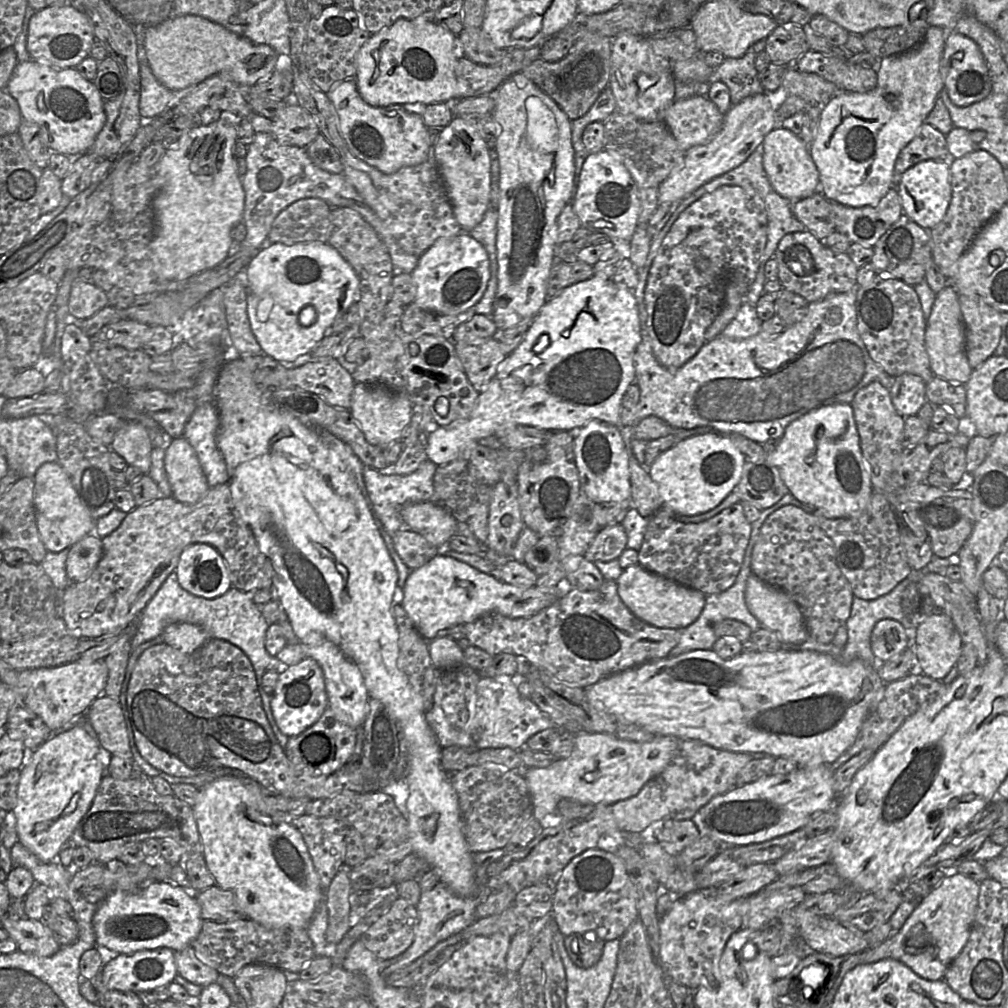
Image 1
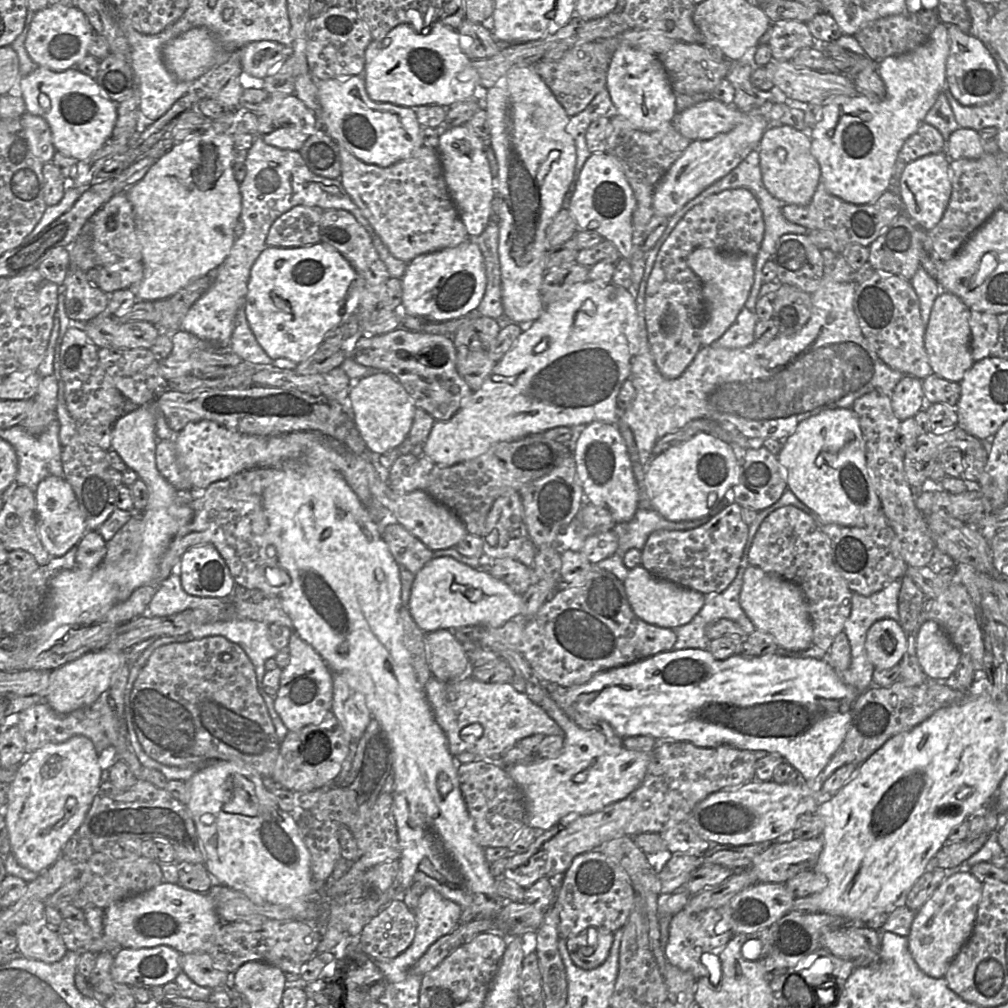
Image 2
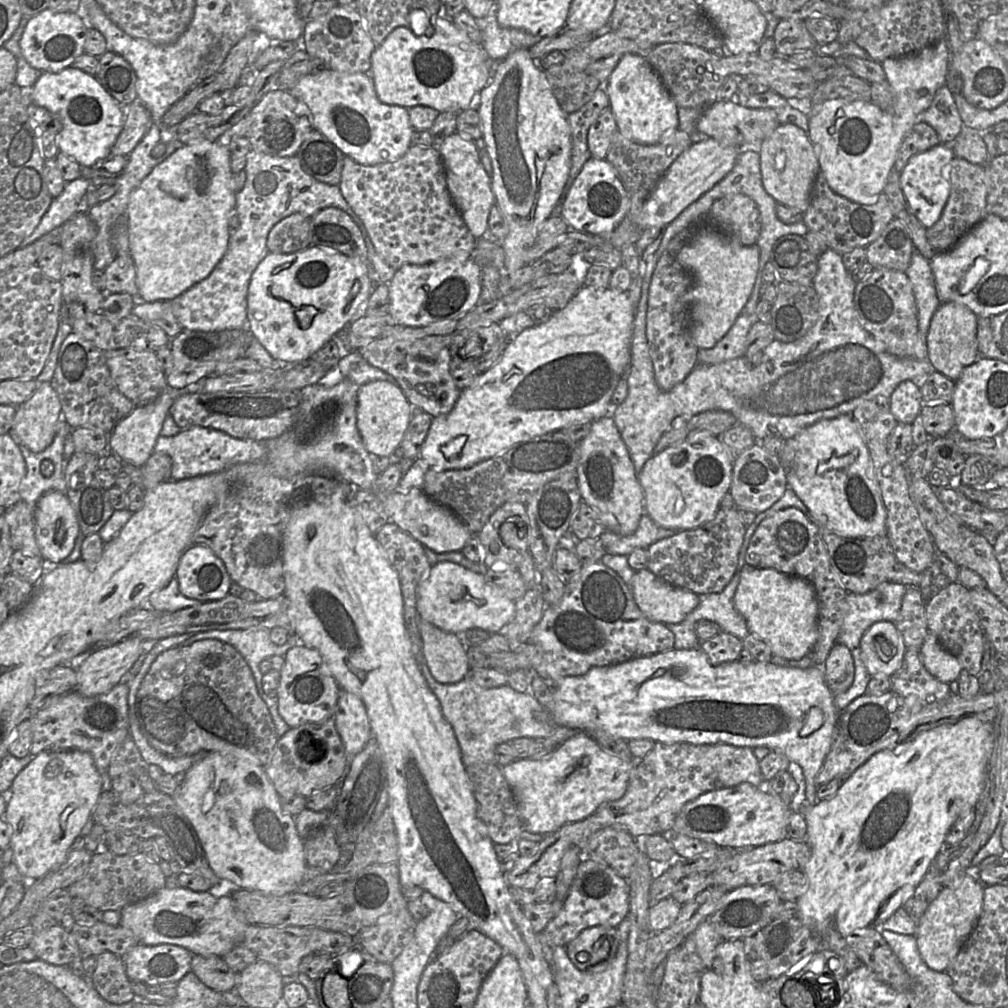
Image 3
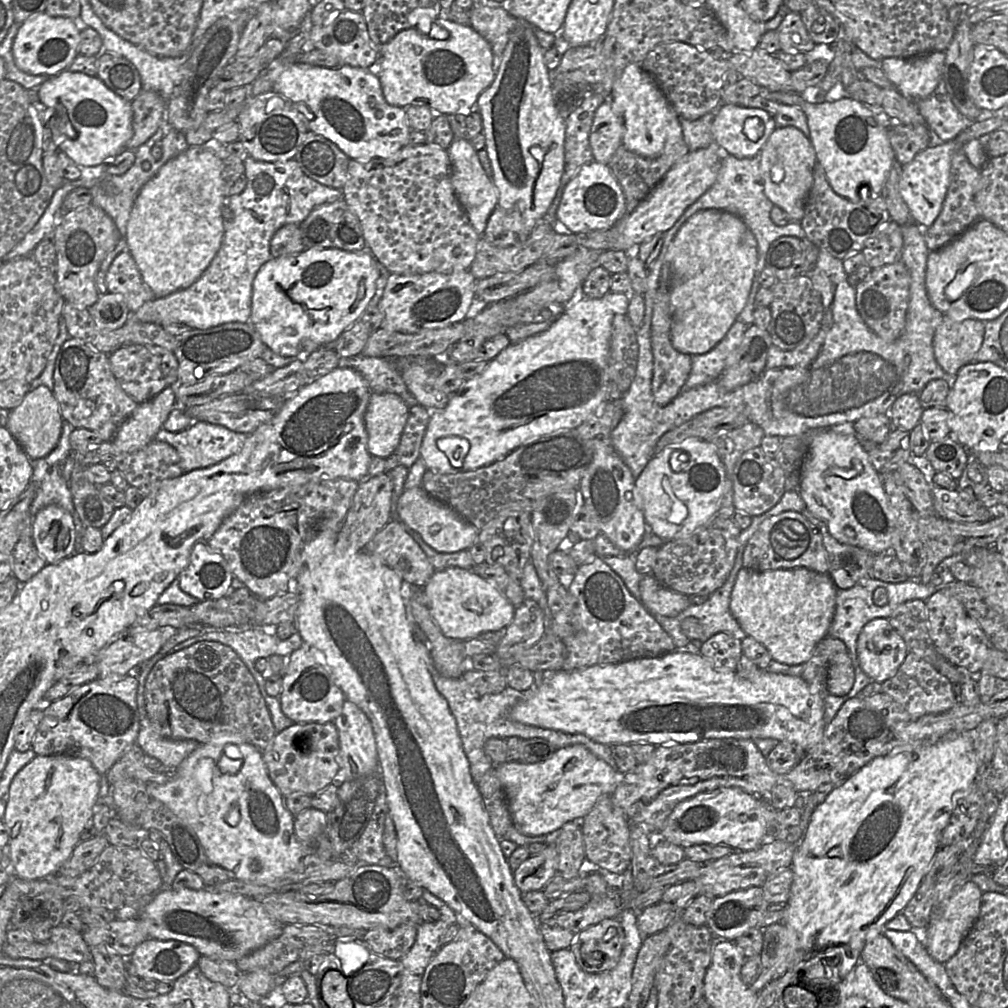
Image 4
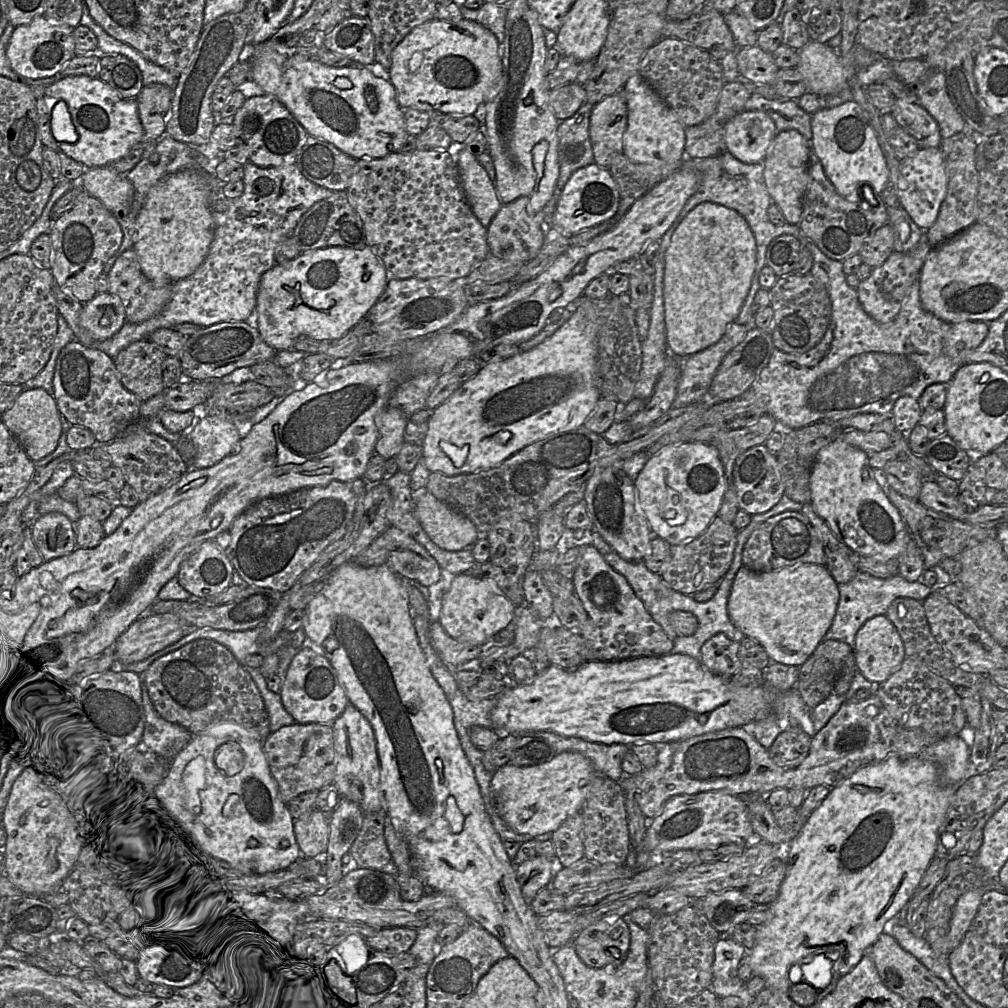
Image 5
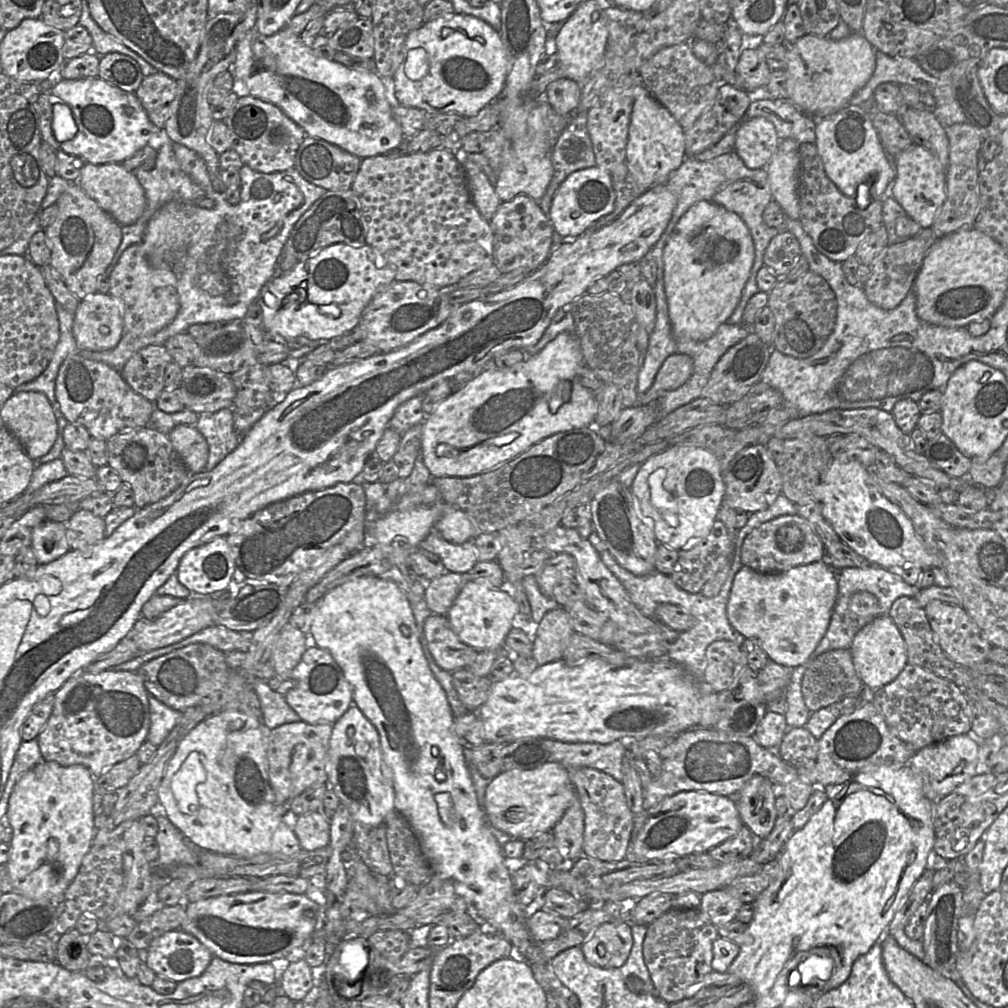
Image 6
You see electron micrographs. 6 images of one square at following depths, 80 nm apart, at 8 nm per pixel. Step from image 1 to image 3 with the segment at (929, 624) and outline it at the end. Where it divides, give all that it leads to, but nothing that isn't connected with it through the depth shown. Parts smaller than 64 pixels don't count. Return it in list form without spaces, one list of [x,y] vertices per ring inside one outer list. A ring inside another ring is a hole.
[[[932,633],[926,634],[919,654],[924,667],[939,681],[949,683],[958,679],[962,670],[959,661],[940,645]]]

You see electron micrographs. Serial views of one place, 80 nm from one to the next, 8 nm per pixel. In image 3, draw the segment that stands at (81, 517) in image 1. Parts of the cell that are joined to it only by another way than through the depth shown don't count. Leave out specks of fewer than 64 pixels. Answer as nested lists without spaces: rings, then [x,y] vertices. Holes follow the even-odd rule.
[[[51,490],[40,497],[34,509],[34,531],[49,568],[60,564],[71,553],[80,527],[66,494]]]

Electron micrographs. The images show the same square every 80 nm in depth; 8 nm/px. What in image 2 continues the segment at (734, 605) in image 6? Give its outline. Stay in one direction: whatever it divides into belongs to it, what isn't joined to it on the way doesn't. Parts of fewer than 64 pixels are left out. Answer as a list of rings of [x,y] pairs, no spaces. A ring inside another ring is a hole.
[[[749,565],[743,575],[739,602],[756,629],[772,634],[778,647],[800,651],[813,645],[813,624],[808,606],[796,584]]]

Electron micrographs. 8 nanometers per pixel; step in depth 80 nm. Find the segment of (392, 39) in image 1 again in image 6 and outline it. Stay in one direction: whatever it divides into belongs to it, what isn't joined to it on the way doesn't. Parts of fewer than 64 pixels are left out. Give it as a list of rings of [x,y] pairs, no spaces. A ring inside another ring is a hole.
[[[454,13],[425,22],[407,35],[402,61],[392,78],[393,94],[404,106],[430,113],[472,117],[500,96],[508,72],[509,60],[499,32],[481,19]]]

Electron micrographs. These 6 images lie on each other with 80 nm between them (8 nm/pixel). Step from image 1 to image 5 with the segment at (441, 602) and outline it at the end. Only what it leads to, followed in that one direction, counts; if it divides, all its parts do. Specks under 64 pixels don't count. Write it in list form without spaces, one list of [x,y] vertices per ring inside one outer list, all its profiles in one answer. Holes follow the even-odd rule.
[[[461,573],[451,577],[437,620],[450,637],[482,646],[491,636],[513,622],[515,608],[512,601],[490,581]]]

